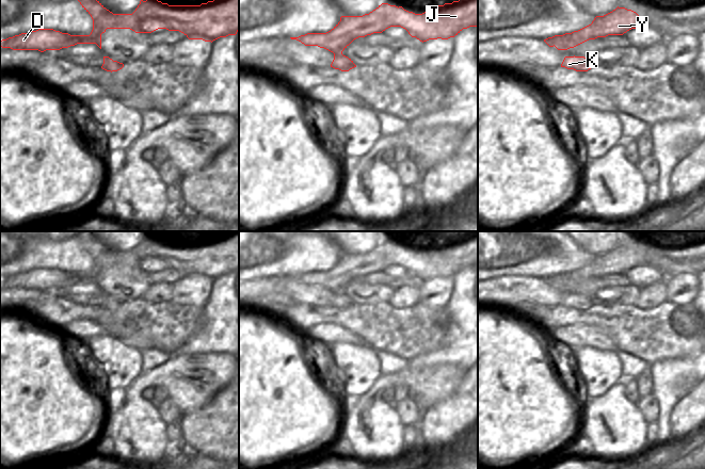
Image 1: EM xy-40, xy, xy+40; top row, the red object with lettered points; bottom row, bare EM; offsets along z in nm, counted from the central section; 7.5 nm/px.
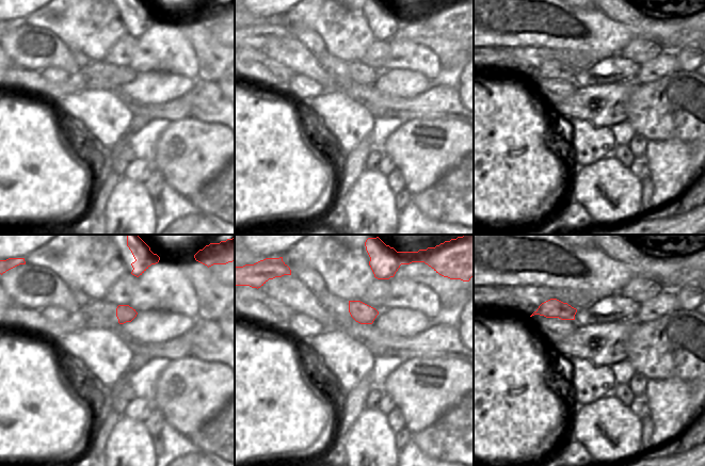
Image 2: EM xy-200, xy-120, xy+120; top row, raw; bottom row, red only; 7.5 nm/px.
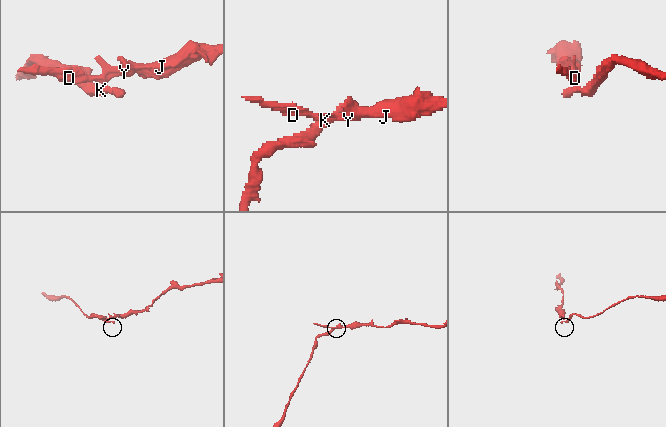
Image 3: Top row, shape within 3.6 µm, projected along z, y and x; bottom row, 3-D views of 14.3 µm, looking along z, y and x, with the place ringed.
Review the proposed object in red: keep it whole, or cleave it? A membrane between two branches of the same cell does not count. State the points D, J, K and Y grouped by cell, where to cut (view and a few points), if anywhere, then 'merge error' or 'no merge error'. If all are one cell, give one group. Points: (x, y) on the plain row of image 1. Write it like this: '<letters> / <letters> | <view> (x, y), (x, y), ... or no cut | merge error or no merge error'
D J Y / K | xy (334, 292), (341, 293) | merge error

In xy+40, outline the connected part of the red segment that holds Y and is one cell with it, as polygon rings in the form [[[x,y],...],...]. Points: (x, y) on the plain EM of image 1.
[[[618,245],[604,255],[596,255],[591,263],[578,270],[555,274],[544,278],[544,280],[549,286],[555,285],[558,289],[567,289],[589,278],[606,276],[608,274],[623,274],[638,265],[644,265],[639,254],[631,248]]]

